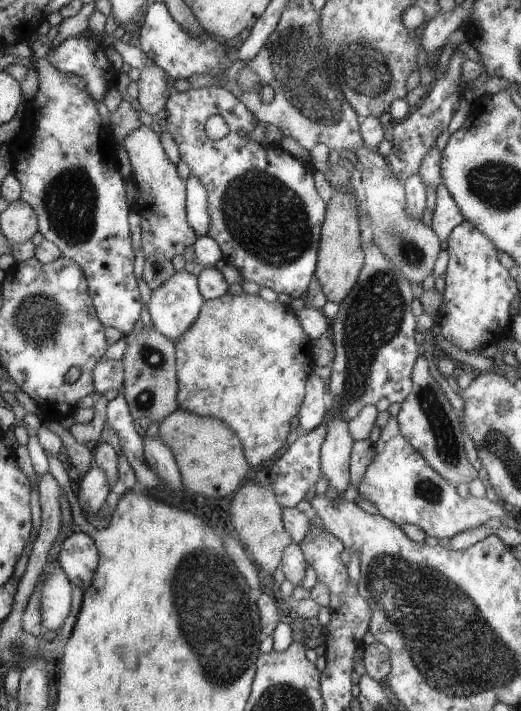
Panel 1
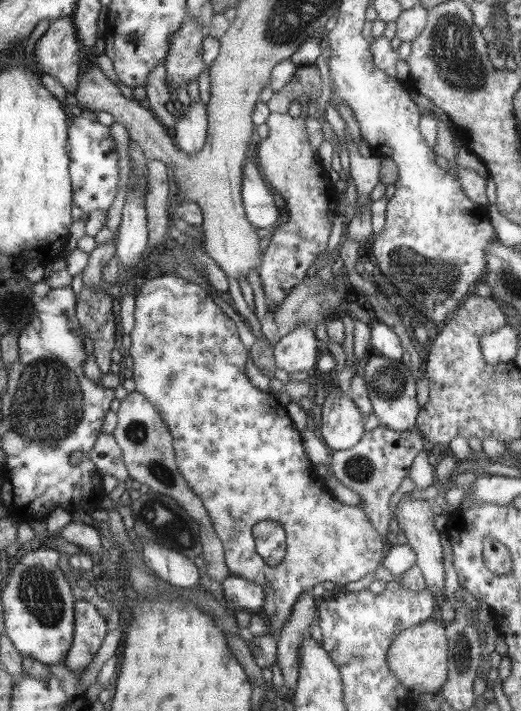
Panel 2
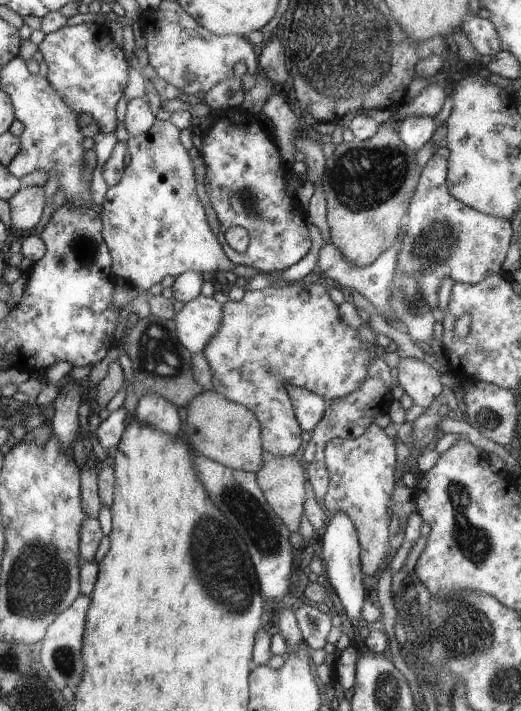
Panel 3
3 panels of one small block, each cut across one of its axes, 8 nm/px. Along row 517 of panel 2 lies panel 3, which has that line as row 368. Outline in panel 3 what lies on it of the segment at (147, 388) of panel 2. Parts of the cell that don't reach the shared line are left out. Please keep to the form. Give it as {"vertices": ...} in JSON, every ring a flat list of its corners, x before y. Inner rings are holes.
{"vertices":[[296,282,288,286,248,290,238,302,227,301,222,304,222,326,202,352,211,370,212,391,243,405,258,417,263,451,271,453,271,456,291,456,297,454,295,450,301,444,301,430,296,418,293,418,290,388,304,388,329,402,350,395,362,387,369,366,376,357,376,349,373,343,361,342,357,328,341,322,337,305,329,298,323,284],[301,291,307,292,306,301,301,300]]}

